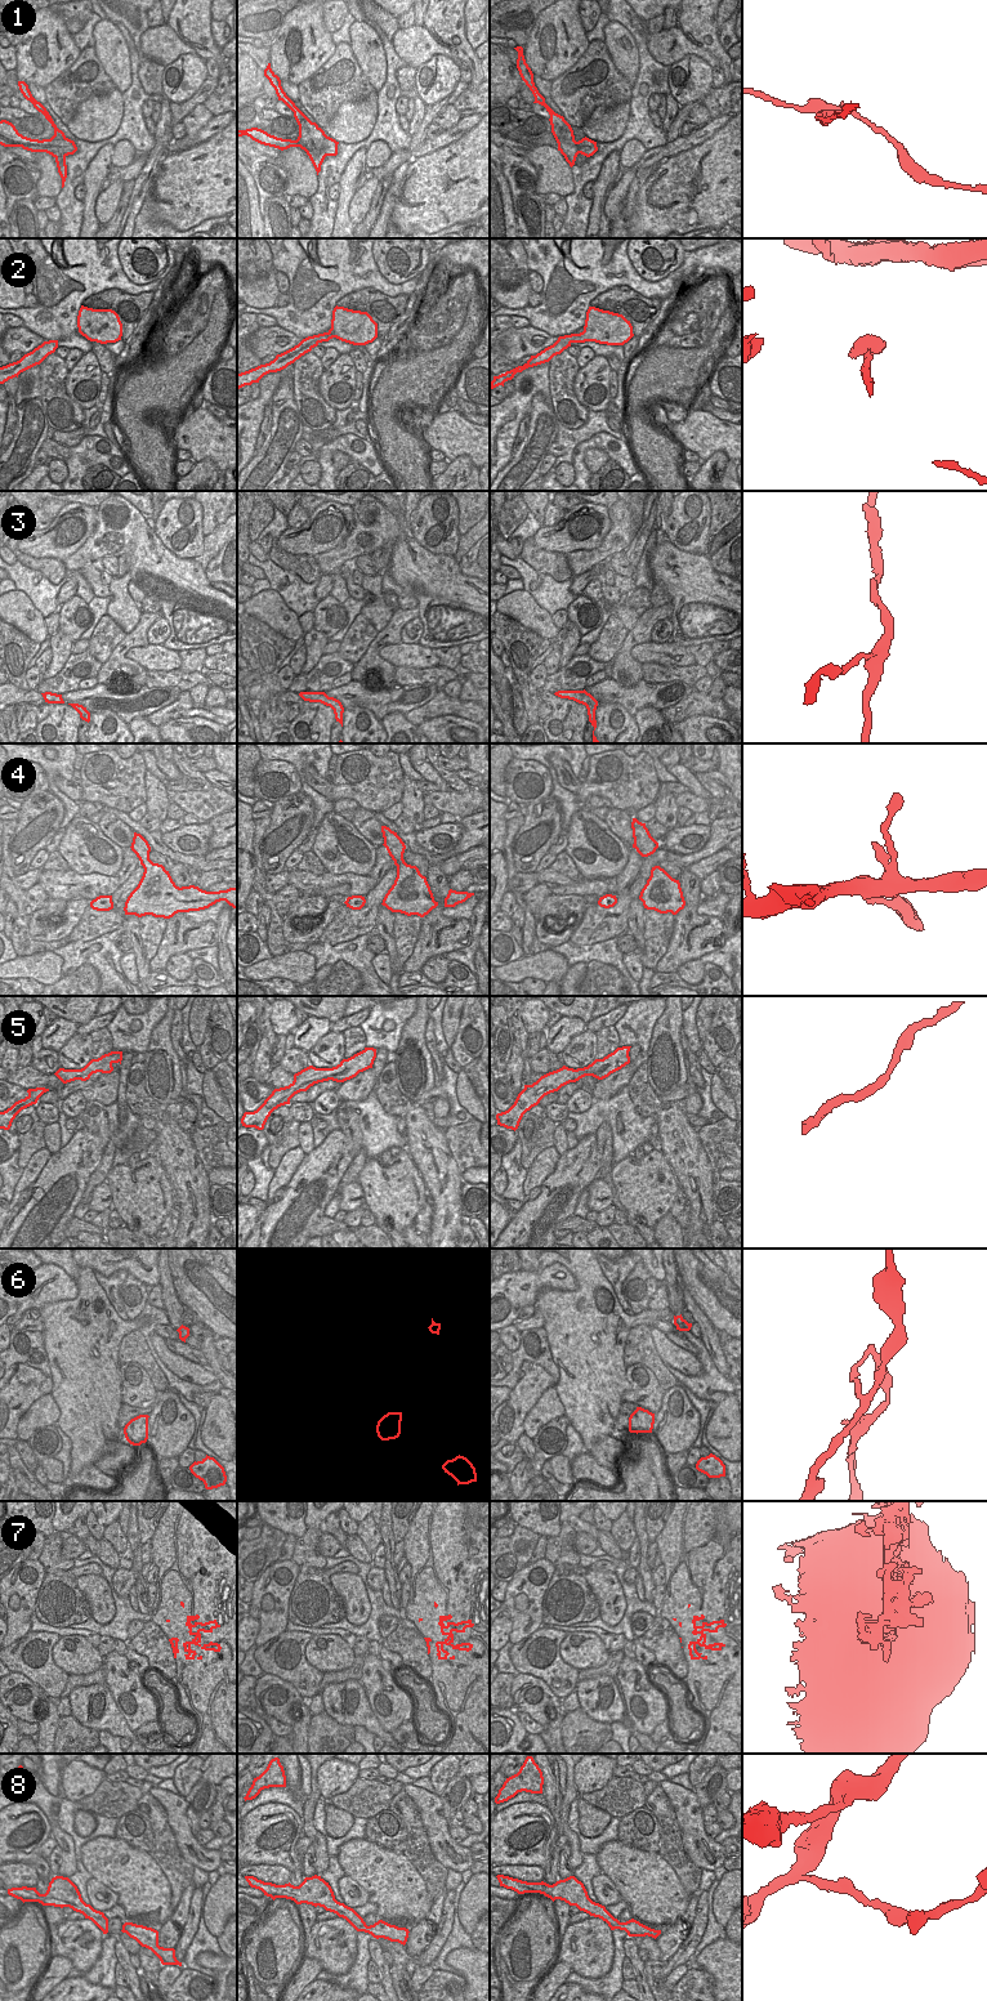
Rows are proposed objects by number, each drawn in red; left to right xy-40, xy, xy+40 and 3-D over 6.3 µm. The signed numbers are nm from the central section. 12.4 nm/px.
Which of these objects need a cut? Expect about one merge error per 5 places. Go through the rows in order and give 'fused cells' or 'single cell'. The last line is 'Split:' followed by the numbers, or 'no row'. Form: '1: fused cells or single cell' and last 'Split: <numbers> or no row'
1: fused cells
2: single cell
3: single cell
4: single cell
5: single cell
6: fused cells
7: single cell
8: single cell
Split: 1, 6

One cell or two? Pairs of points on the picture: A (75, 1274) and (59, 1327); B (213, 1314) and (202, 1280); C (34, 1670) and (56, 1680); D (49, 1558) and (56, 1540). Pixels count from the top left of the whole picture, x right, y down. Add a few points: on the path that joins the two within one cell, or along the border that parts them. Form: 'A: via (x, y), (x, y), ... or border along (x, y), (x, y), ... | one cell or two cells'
A: via (83, 1287), (79, 1308), (72, 1314) | one cell
B: via (213, 1305), (213, 1298), (204, 1289) | one cell
C: via (39, 1670), (50, 1678) | one cell
D: via (50, 1554), (53, 1544) | one cell

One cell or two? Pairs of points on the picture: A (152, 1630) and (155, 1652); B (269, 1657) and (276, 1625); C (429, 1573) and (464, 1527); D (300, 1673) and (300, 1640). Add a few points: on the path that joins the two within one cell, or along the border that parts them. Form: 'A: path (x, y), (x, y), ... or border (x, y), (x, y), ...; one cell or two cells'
A: path (151, 1635), (151, 1642), (155, 1647); one cell
B: border (286, 1630), (258, 1647); two cells
C: path (441, 1562), (464, 1539); one cell
D: path (298, 1665), (298, 1648); one cell

